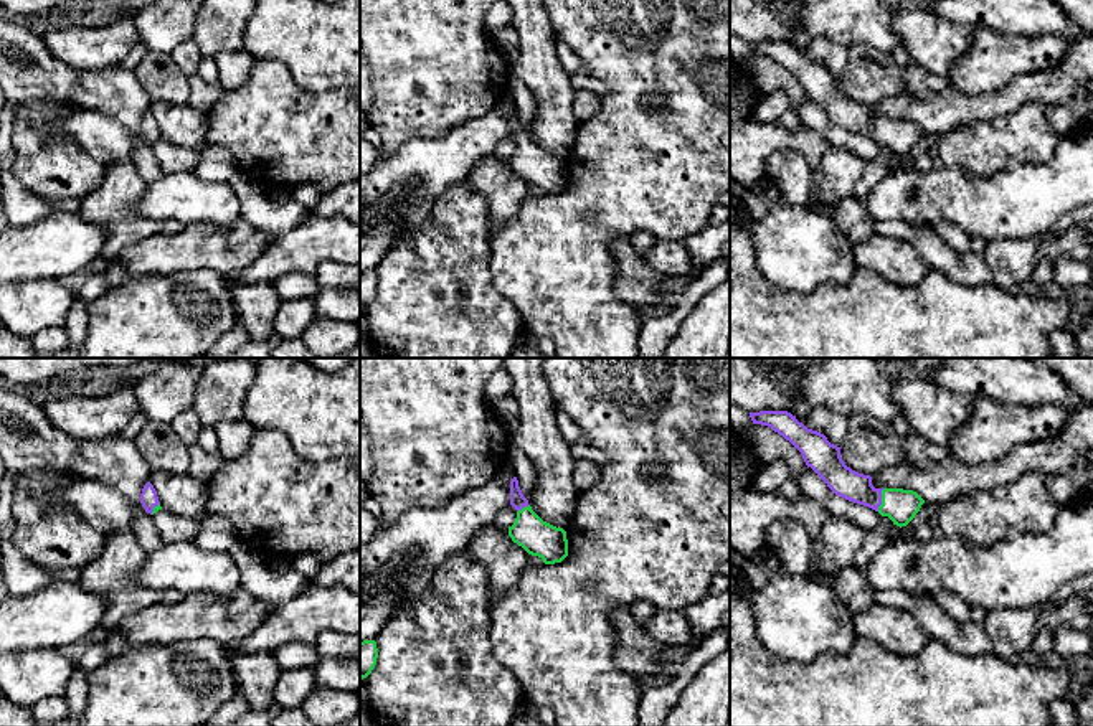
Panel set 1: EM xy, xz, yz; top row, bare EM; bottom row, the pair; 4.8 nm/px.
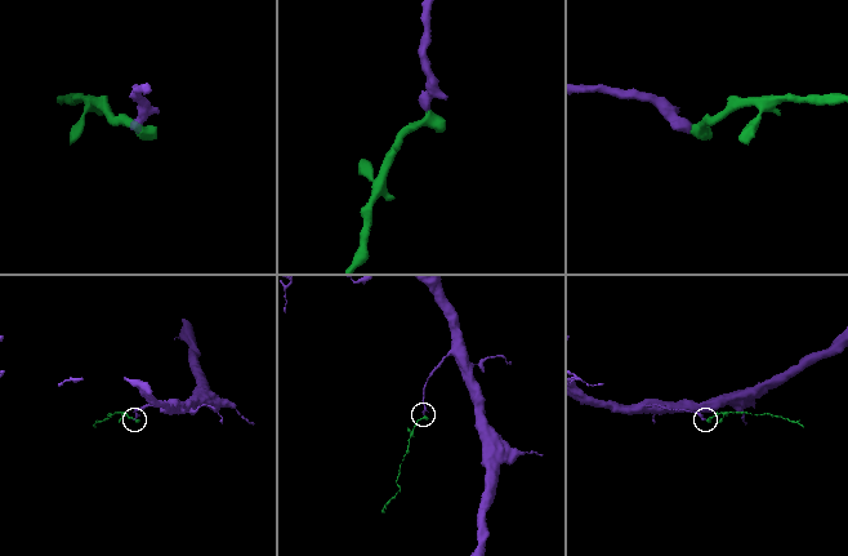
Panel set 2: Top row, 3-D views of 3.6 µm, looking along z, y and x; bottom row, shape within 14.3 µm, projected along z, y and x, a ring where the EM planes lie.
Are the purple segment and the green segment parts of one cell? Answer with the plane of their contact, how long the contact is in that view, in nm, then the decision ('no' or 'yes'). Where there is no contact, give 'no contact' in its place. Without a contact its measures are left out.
meets purple in yz; contact 120 nm long; yes

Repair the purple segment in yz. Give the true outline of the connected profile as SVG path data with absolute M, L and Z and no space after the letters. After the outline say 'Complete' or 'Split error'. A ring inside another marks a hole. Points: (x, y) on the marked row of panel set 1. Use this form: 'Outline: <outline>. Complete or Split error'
Outline: M788 411L750 412L750 417L753 424L768 426L789 441L801 452L806 465L835 495L888 516L900 528L906 526L925 503L913 490L875 488L870 475L859 474L845 465L840 447L830 444L824 434L807 429Z. Split error

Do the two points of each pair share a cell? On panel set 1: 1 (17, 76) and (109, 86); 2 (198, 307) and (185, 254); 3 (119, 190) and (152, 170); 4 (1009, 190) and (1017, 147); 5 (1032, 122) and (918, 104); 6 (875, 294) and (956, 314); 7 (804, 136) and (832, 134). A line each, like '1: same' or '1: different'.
1: same
2: different
3: different
4: different
5: different
6: same
7: different

